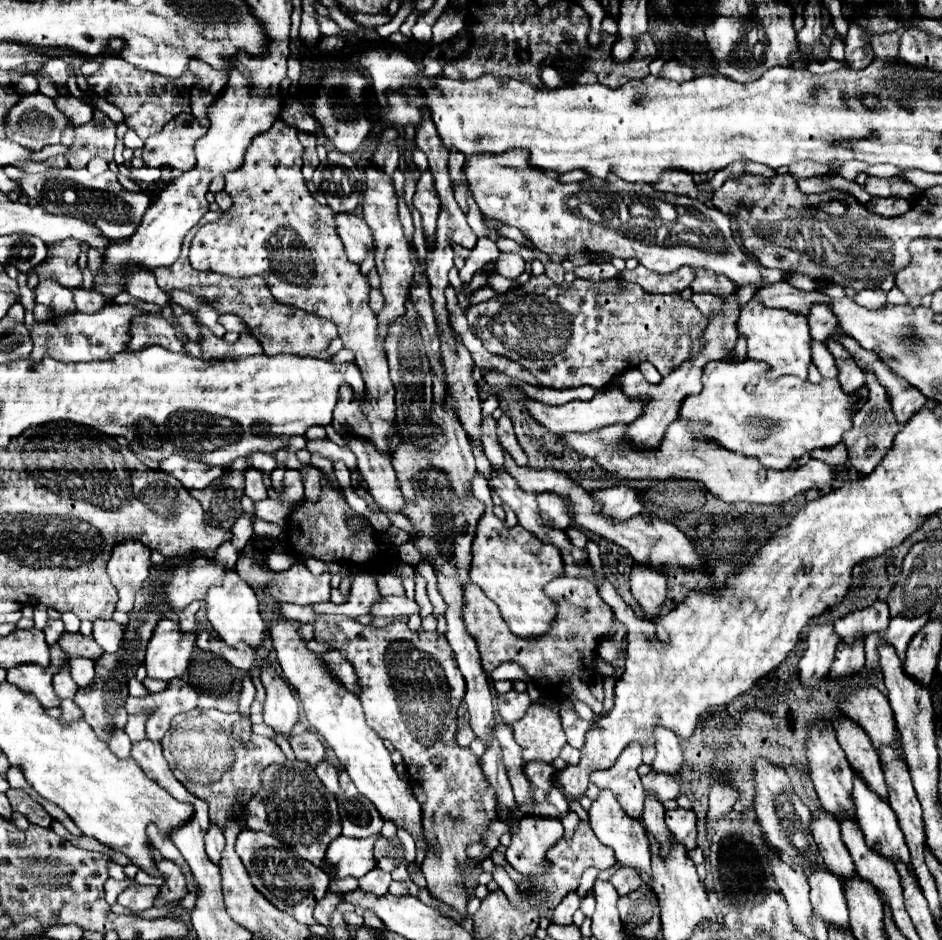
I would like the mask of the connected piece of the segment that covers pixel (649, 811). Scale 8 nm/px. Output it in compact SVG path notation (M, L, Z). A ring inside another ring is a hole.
M650 796L646 798L646 804L644 804L642 824L644 824L646 832L650 836L654 836L656 842L660 844L660 856L664 858L670 852L670 832L664 824L664 808L656 800L652 800Z

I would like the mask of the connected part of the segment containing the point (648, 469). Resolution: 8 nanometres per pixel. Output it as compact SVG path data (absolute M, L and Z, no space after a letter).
M674 420L660 444L658 452L640 452L634 450L626 440L626 424L614 424L610 428L602 428L586 434L564 434L562 440L578 450L584 456L594 458L606 472L614 474L620 480L694 480L702 482L706 490L720 498L722 502L750 502L750 504L782 504L784 498L802 494L810 488L824 488L832 480L836 480L834 466L810 458L804 466L796 470L772 470L762 468L756 458L746 458L740 454L732 454L728 450L718 448L712 440L706 440L700 434L704 424Z

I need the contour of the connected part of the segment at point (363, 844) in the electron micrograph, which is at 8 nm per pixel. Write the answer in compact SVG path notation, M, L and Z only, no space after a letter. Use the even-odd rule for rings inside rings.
M338 836L336 840L332 840L324 858L324 864L334 870L332 878L334 880L342 880L346 876L362 878L364 874L368 874L376 866L372 854L372 846L376 838L378 836L370 836L370 838Z

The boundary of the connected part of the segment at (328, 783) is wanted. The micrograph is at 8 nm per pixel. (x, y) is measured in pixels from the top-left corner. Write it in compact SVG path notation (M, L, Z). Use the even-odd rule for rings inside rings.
M322 762L320 766L316 766L316 774L322 780L322 784L328 788L328 792L338 796L340 786L338 786L338 772L336 772L336 768L330 762Z

